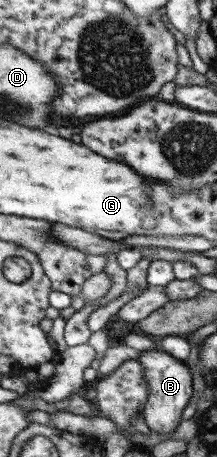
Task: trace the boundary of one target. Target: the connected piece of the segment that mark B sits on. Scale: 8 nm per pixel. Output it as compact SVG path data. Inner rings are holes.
M155 347L151 350L140 351L135 358L143 366L143 378L147 384L146 402L143 406L144 422L149 430L158 434L172 434L172 431L182 422L181 412L193 393L192 377L188 366L183 360L170 356Z

